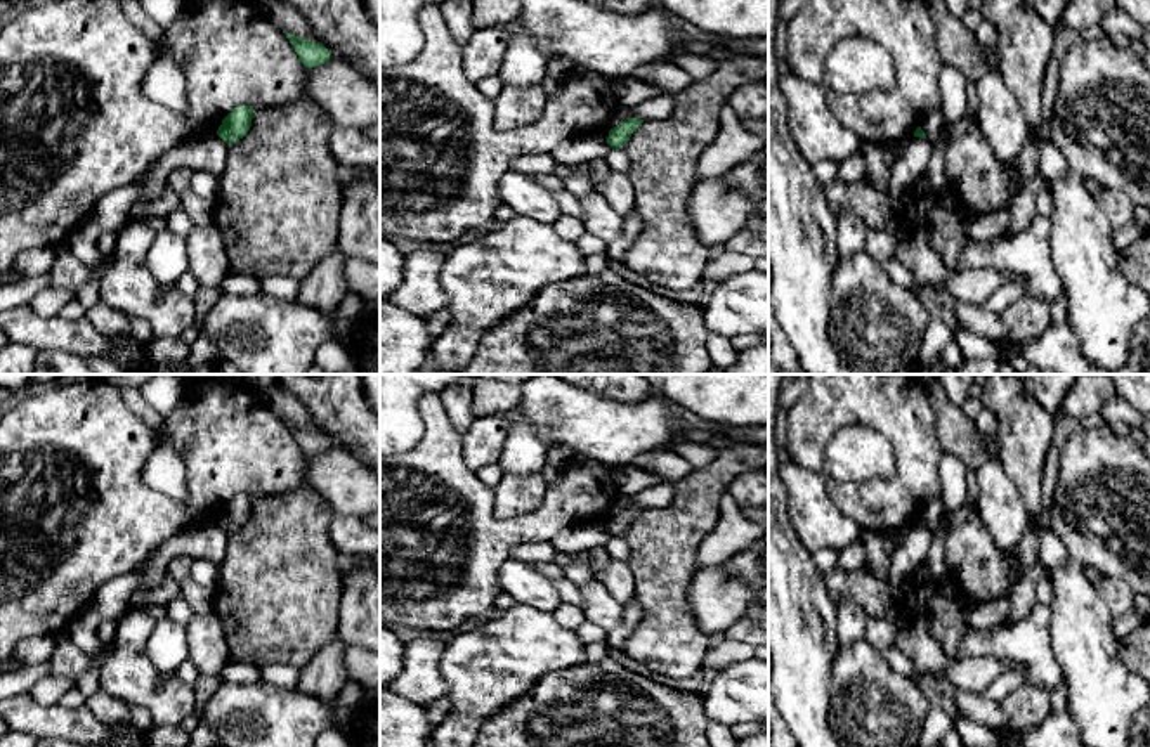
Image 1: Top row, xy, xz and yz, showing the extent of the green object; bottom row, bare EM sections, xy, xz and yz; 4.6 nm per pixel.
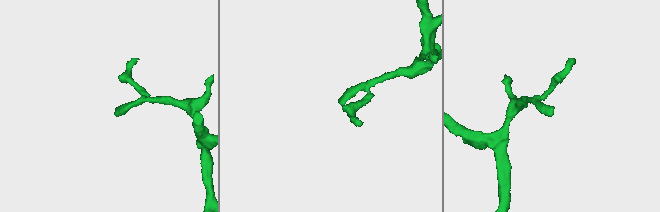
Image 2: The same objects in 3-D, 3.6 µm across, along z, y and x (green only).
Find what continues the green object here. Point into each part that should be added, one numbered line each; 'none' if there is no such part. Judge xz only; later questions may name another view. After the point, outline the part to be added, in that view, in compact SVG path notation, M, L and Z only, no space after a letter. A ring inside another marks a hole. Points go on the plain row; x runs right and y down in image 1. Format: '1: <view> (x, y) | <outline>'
none

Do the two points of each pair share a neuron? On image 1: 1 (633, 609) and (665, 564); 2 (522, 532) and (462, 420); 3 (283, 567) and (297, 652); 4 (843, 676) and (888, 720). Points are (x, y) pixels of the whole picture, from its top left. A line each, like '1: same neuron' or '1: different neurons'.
1: different neurons
2: different neurons
3: same neuron
4: same neuron

